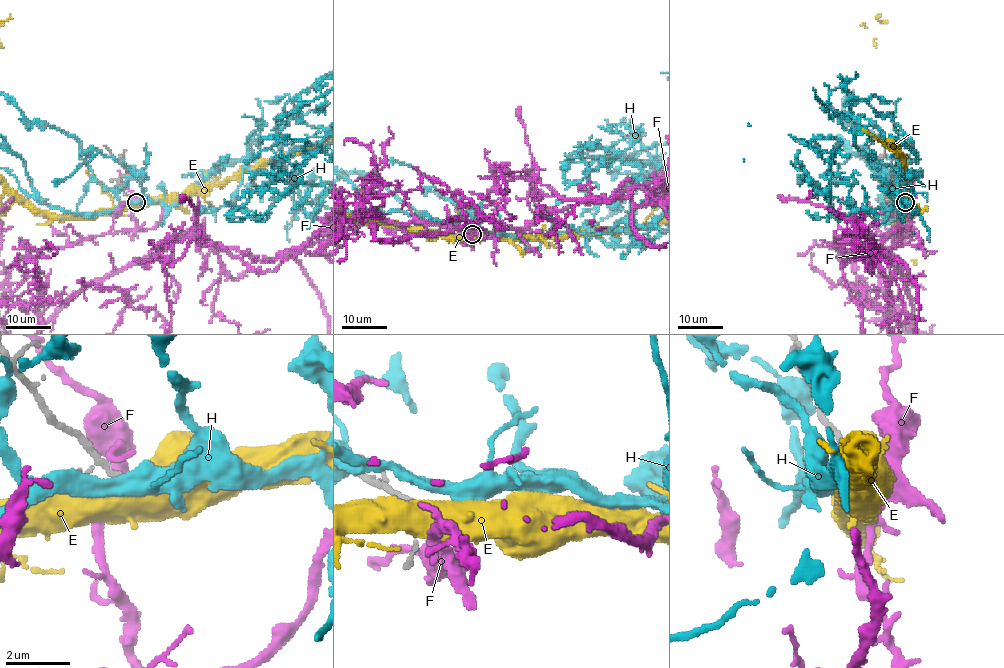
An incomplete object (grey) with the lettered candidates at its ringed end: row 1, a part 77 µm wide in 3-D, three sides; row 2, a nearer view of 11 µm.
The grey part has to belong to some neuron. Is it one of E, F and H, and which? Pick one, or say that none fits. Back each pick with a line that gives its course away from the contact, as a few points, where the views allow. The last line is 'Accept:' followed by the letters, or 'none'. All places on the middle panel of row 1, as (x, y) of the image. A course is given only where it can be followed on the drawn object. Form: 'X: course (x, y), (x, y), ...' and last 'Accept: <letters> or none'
Accept: none

